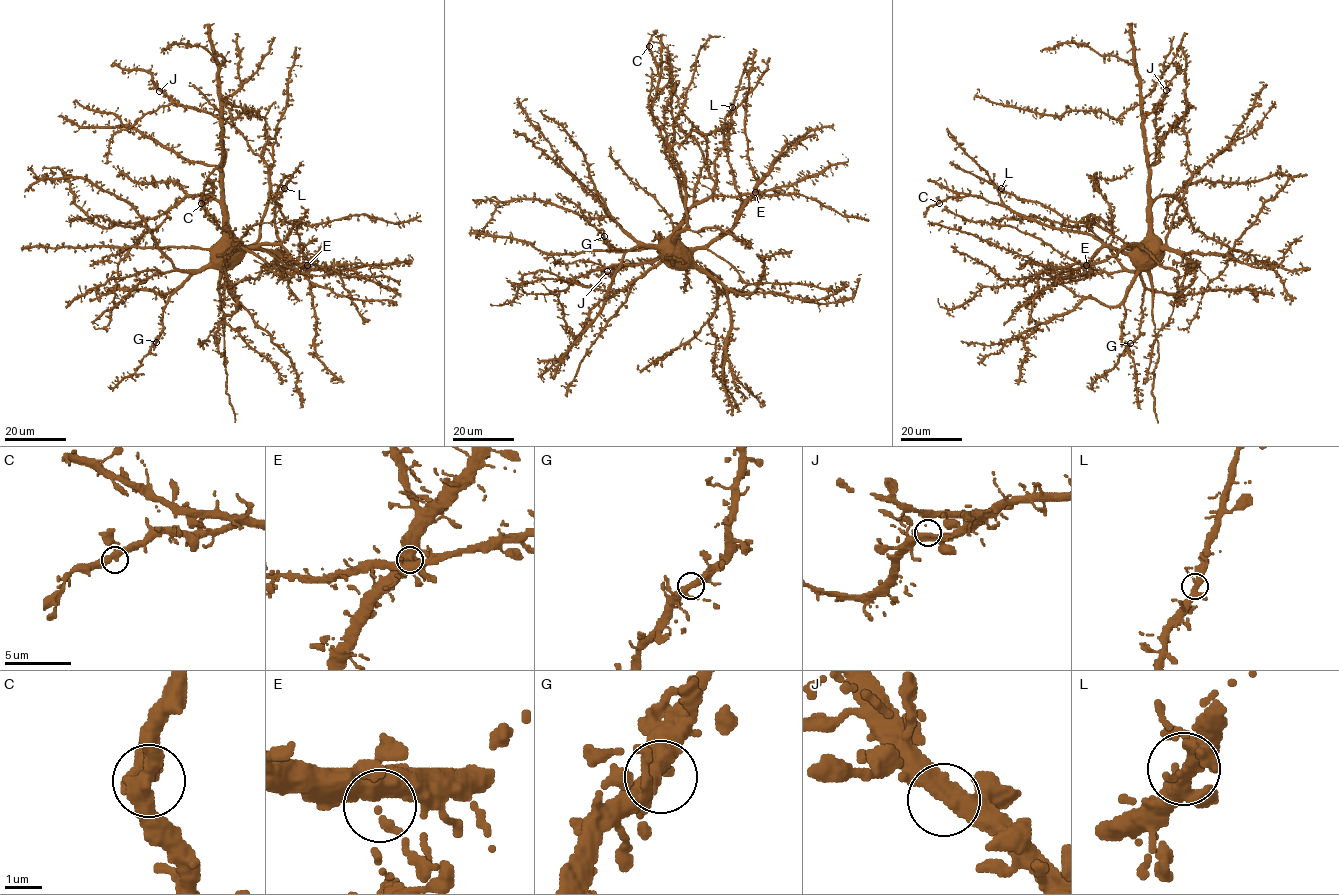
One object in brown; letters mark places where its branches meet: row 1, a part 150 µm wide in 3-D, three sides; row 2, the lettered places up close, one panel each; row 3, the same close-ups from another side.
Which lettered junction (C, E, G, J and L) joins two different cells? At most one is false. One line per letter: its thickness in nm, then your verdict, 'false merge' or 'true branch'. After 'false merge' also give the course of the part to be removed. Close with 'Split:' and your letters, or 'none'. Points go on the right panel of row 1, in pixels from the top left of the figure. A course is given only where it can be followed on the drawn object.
C: 340 nm | true branch
E: 280 nm | true branch
G: 320 nm | true branch
J: 360 nm | true branch
L: 340 nm | true branch
Split: none

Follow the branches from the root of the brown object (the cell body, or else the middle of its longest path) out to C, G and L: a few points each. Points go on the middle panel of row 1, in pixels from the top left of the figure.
C: (679, 254), (675, 232), (683, 217), (685, 201), (652, 113), (659, 72), (649, 46)
G: (679, 254), (676, 248), (611, 248), (604, 236)
L: (679, 254), (691, 248), (706, 248), (721, 237), (736, 219), (741, 202), (723, 138), (723, 122), (732, 107)

